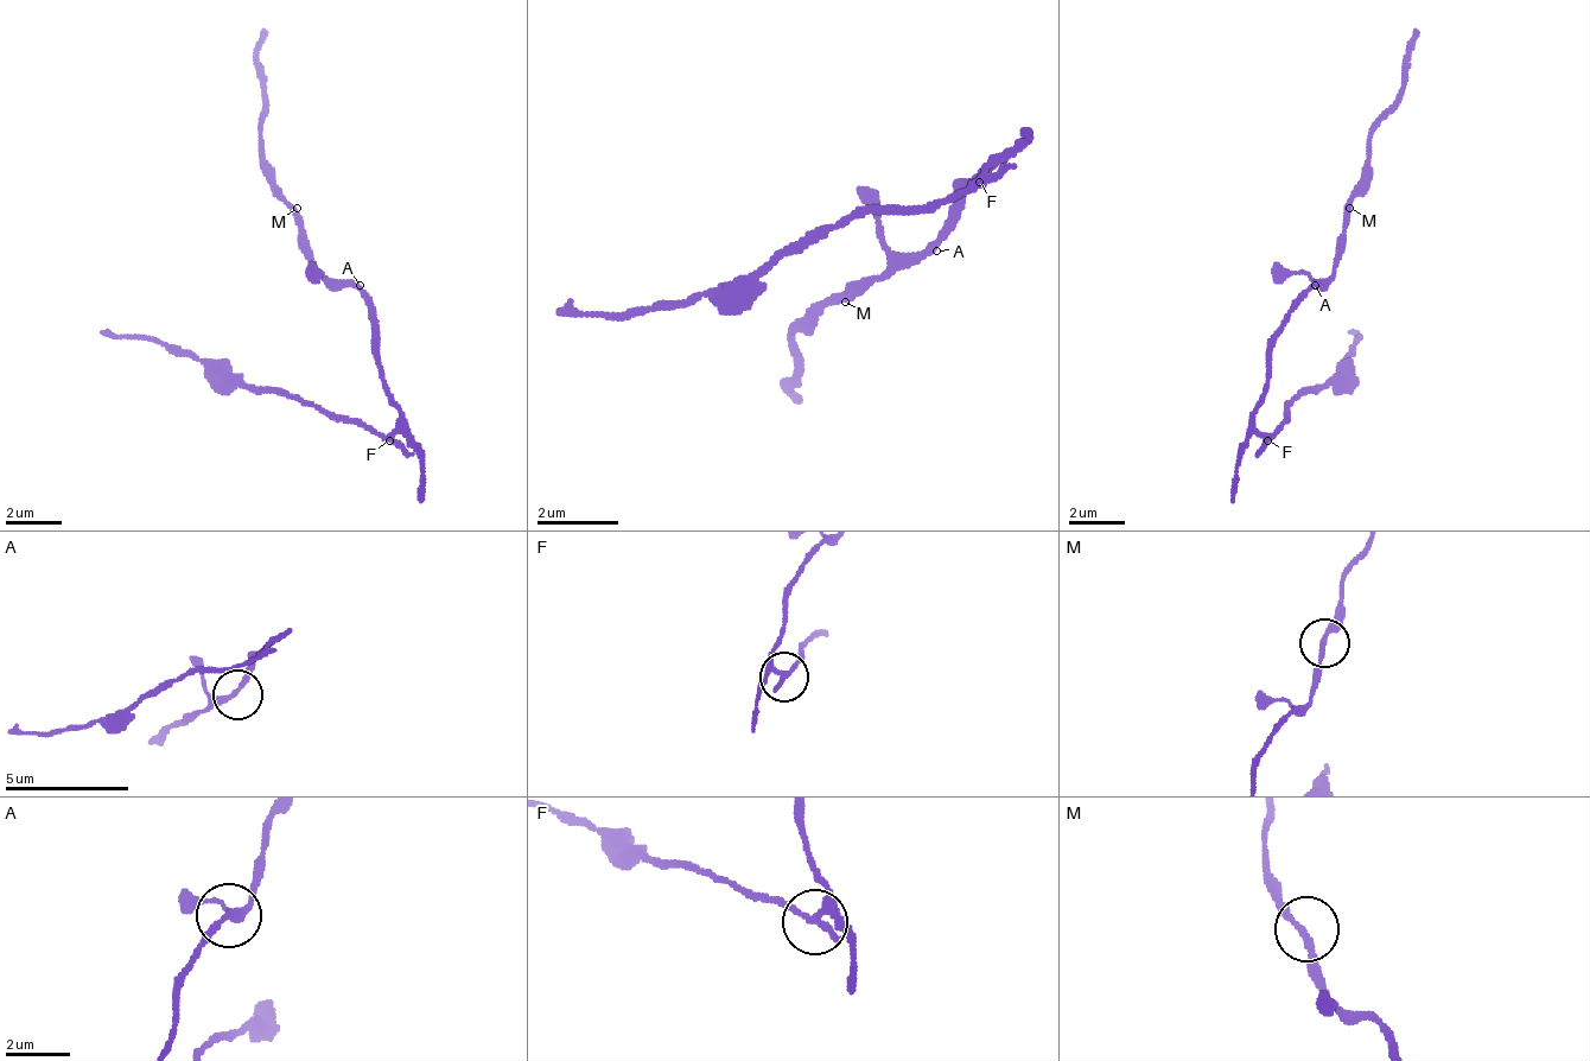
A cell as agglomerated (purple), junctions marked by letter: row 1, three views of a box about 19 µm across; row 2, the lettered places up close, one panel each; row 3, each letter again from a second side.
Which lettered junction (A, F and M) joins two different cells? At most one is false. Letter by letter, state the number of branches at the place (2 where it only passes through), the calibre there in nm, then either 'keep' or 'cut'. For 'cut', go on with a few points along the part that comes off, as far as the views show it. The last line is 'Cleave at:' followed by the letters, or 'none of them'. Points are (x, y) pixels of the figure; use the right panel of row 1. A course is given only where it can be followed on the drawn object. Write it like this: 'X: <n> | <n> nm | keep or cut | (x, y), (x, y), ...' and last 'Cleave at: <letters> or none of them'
A: 3 | 190 nm | keep
F: 3 | 180 nm | cut | (1266, 438), (1322, 389), (1356, 341), (1356, 334)
M: 2 | 190 nm | keep
Cleave at: F

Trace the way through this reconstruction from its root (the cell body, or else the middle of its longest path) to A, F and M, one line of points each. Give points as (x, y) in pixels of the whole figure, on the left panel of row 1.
A: (381, 361), (381, 334), (374, 326), (374, 298), (360, 285)
F: (381, 361), (381, 375), (387, 382), (387, 404), (394, 411), (394, 431), (387, 438)
M: (381, 361), (381, 334), (374, 326), (367, 298), (353, 285), (338, 285), (311, 256), (297, 208)

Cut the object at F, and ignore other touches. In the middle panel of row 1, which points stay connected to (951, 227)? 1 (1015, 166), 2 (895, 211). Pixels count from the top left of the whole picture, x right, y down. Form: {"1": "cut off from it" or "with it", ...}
{"1": "cut off from it", "2": "cut off from it"}

